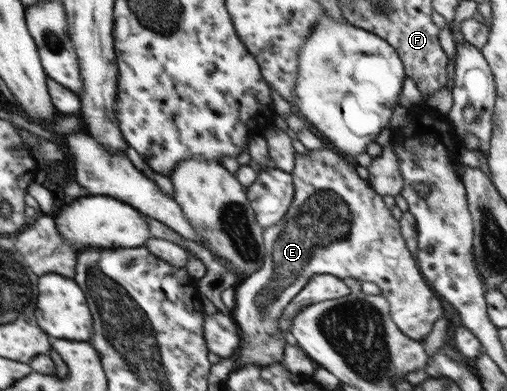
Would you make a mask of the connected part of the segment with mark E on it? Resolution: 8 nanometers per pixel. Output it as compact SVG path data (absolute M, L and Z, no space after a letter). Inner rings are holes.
M333 149L309 151L309 154L296 152L295 167L290 173L294 183L294 198L289 211L281 223L275 225L274 230L265 229L263 232L267 253L263 265L255 273L251 273L251 276L240 280L235 287L235 307L231 309L231 317L238 325L245 343L234 361L233 370L248 363L267 367L282 361L288 344L279 333L279 319L313 275L328 274L341 280L352 278L375 283L389 303L393 323L404 335L415 341L422 341L428 336L434 327L433 323L444 316L439 297L423 279L413 260L413 254L405 246L399 220L392 217L391 210L368 180L357 175L356 165Z

